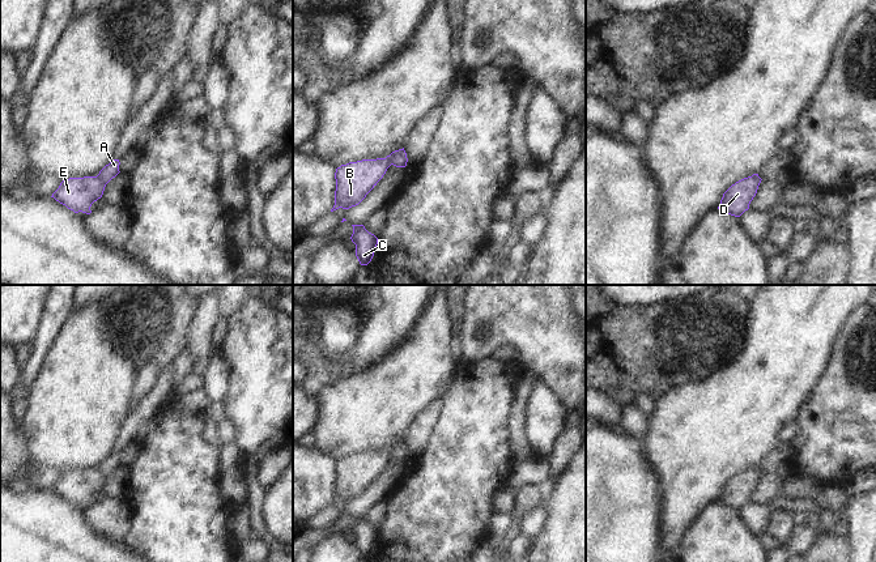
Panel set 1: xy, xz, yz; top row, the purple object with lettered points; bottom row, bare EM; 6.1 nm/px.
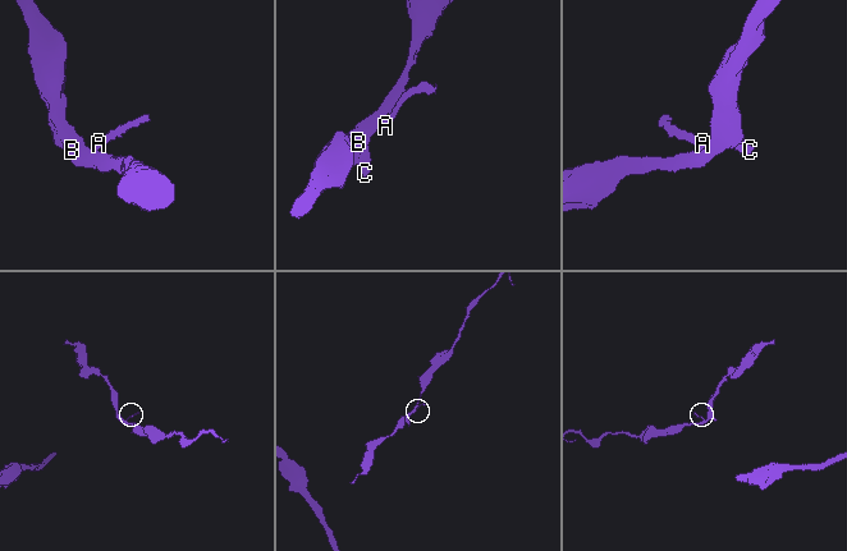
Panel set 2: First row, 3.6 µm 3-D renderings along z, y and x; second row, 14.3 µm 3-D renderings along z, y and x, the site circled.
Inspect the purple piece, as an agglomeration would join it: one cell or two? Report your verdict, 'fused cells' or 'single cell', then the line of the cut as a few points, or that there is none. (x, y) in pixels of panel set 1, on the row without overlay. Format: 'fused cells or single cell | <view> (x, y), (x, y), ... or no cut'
fused cells | xz (398, 443), (391, 450), (390, 456)

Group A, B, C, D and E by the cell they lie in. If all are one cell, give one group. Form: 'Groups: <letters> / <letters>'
Groups: A / B C D E

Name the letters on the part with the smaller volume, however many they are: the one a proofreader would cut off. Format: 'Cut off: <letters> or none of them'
Cut off: A

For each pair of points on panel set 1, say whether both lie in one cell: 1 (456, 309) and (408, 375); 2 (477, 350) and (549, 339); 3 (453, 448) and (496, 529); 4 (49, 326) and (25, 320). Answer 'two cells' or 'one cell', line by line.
1: two cells
2: one cell
3: two cells
4: two cells

